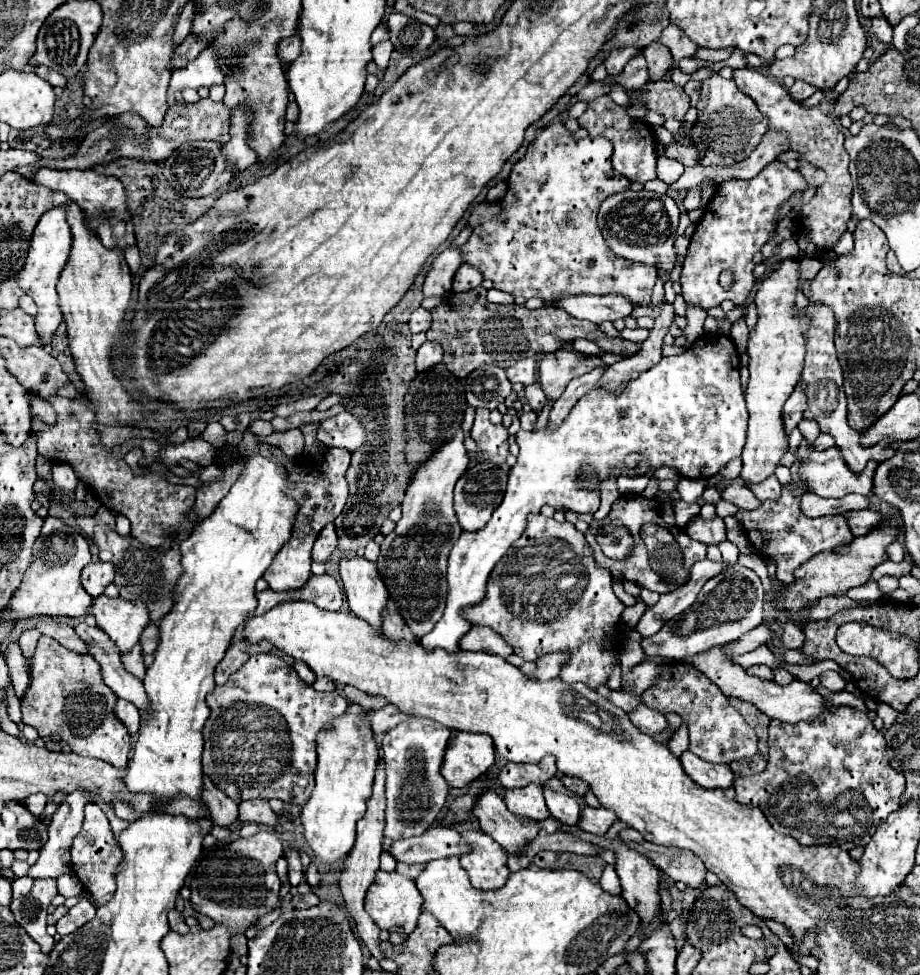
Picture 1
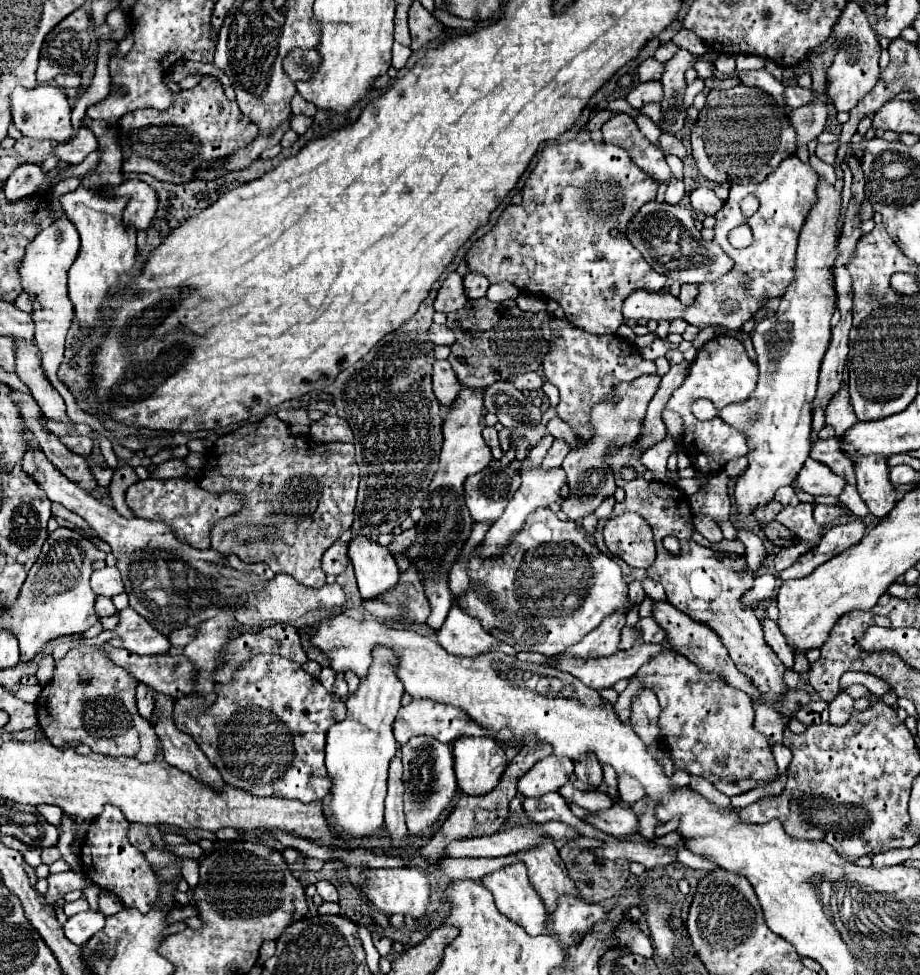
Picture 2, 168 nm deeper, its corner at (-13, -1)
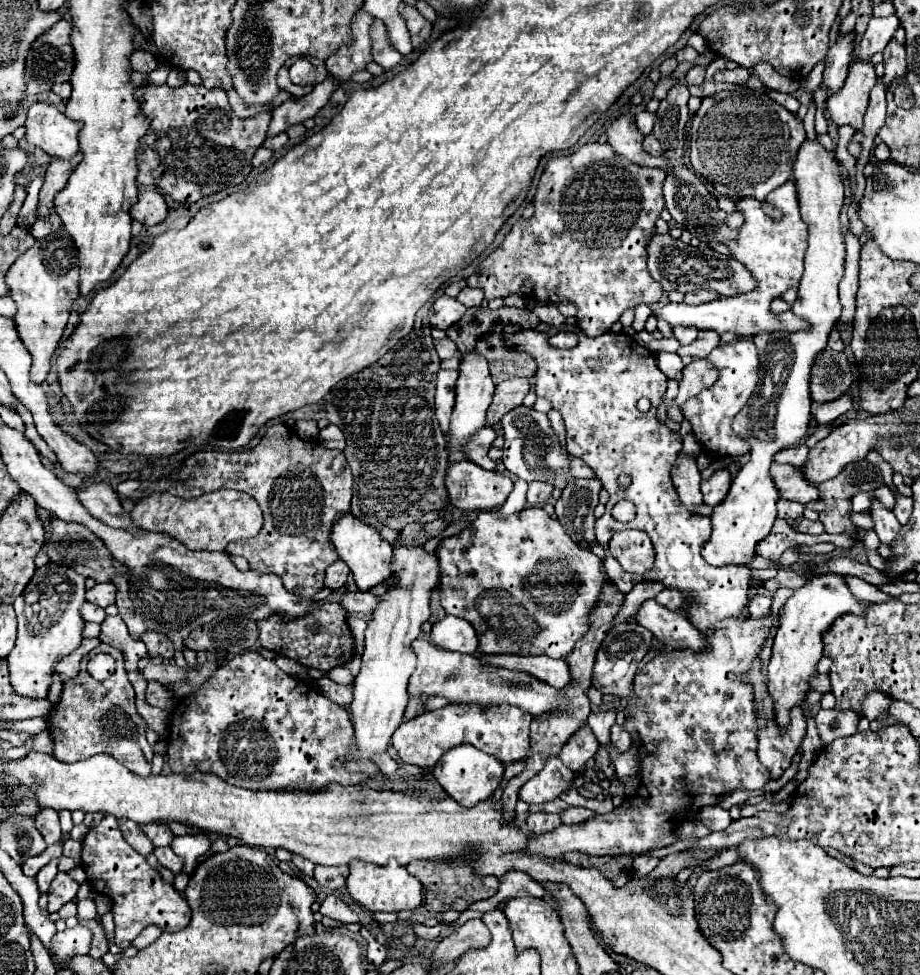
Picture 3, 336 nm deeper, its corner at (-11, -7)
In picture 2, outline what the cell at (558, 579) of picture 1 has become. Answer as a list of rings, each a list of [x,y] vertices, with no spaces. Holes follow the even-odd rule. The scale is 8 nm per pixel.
[[[543,507],[543,509],[535,509],[535,513],[531,513],[531,517],[527,517],[527,525],[523,525],[523,529],[519,533],[515,533],[515,537],[511,539],[511,545],[507,545],[507,549],[503,549],[503,553],[499,553],[499,557],[491,557],[491,561],[479,561],[479,557],[475,557],[475,549],[469,555],[469,565],[467,565],[467,575],[469,575],[469,587],[467,591],[463,591],[457,597],[457,605],[469,613],[471,617],[477,617],[483,625],[483,629],[487,629],[487,633],[495,635],[499,641],[511,645],[517,651],[537,651],[545,657],[553,657],[565,651],[565,647],[575,645],[579,639],[583,639],[589,631],[593,631],[607,615],[615,613],[615,611],[627,611],[631,607],[631,603],[627,601],[627,583],[623,581],[621,575],[621,567],[617,565],[615,559],[607,557],[605,553],[601,553],[595,545],[595,539],[591,535],[585,533],[585,529],[577,527],[575,521],[561,521],[551,509]]]

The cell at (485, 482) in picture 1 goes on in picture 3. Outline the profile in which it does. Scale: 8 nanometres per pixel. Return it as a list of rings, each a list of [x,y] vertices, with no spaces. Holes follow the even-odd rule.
[[[475,463],[449,465],[445,477],[449,501],[463,511],[495,511],[513,491],[511,477],[487,471]]]

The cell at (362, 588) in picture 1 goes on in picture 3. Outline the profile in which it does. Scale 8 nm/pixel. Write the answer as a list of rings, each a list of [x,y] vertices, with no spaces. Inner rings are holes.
[[[343,515],[335,525],[333,525],[333,531],[331,531],[331,541],[339,553],[339,557],[349,565],[353,577],[355,577],[355,583],[359,587],[359,591],[369,591],[371,587],[379,585],[379,583],[385,583],[391,579],[391,557],[393,557],[393,547],[381,539],[381,535],[361,523],[359,519],[353,519],[353,515]]]

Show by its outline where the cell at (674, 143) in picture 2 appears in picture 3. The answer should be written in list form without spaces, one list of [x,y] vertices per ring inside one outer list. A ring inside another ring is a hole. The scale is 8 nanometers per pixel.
[[[647,135],[647,137],[643,139],[643,147],[645,147],[645,151],[647,151],[649,155],[655,155],[655,157],[663,157],[663,149],[661,149],[659,141],[657,141],[653,135]]]

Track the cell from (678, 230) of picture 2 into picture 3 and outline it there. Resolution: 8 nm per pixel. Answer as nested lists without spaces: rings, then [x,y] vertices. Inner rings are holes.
[[[655,231],[651,235],[647,243],[647,267],[651,277],[659,281],[665,291],[687,293],[687,291],[711,289],[723,297],[729,297],[729,295],[751,291],[755,287],[753,277],[749,275],[749,271],[745,271],[745,267],[741,267],[741,263],[737,263],[737,259],[715,253],[715,251],[705,253],[693,245],[683,243],[681,239],[673,239],[669,231],[667,233]]]

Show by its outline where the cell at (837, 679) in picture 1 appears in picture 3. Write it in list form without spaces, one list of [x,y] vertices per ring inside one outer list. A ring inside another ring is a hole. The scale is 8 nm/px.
[[[871,691],[871,693],[867,693],[865,695],[865,699],[863,699],[863,707],[861,707],[861,713],[869,719],[869,721],[873,721],[873,719],[877,719],[885,709],[889,709],[889,703],[891,703],[891,699],[887,697],[887,695],[883,695],[883,693],[879,693],[879,691]]]

